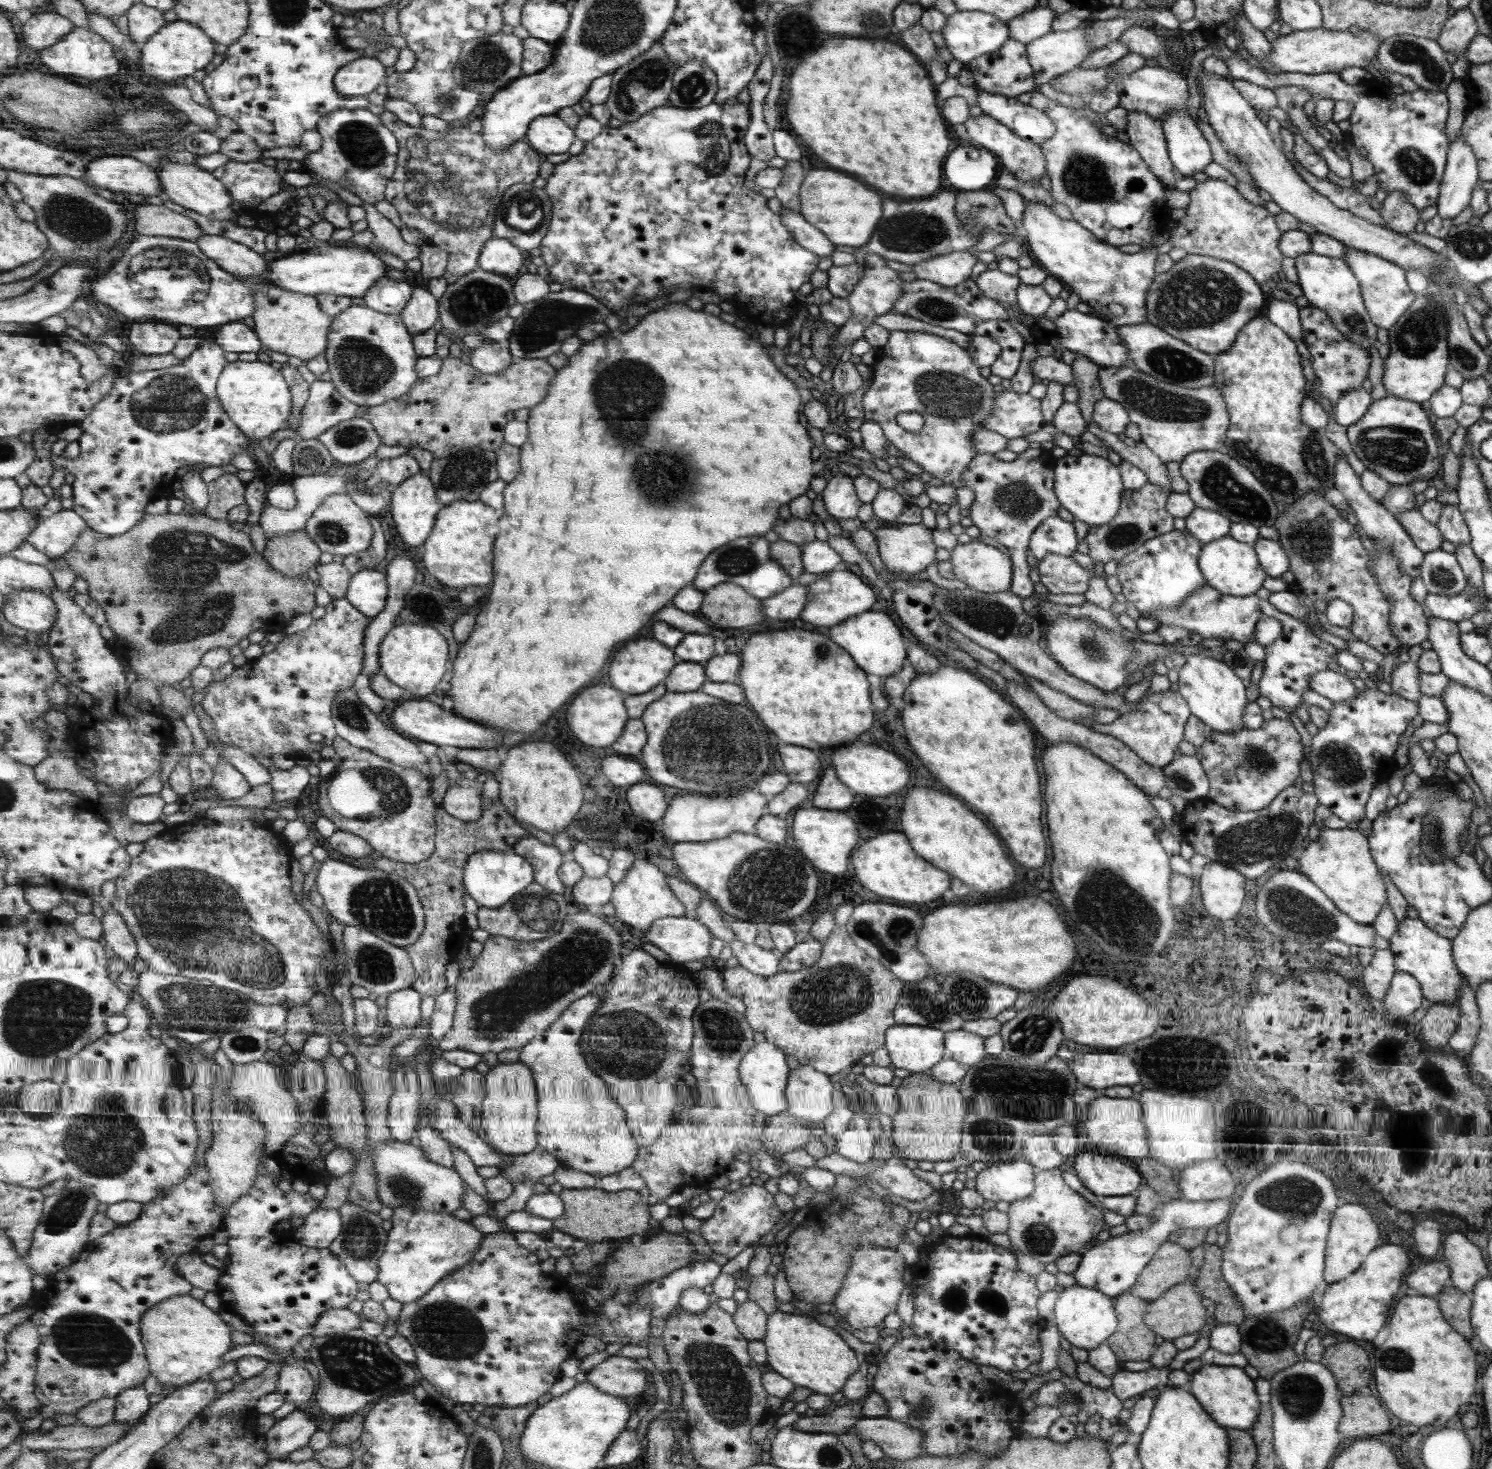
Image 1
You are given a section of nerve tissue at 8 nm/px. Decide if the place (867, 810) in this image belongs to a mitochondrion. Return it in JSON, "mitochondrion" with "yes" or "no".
{"mitochondrion":"no"}

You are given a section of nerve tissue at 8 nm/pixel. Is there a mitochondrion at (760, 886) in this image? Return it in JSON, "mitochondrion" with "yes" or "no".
{"mitochondrion":"yes"}

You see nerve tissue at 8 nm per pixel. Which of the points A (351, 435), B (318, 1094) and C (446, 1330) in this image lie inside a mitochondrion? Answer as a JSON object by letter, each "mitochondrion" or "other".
{"A":"mitochondrion","B":"other","C":"mitochondrion"}

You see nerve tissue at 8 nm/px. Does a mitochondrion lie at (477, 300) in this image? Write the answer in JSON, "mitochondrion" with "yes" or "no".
{"mitochondrion":"yes"}

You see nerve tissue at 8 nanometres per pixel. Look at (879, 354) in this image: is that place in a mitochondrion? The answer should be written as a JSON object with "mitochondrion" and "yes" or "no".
{"mitochondrion":"no"}

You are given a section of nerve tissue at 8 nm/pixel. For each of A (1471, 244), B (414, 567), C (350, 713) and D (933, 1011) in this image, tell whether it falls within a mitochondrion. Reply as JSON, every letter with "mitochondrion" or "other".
{"A":"mitochondrion","B":"other","C":"mitochondrion","D":"mitochondrion"}

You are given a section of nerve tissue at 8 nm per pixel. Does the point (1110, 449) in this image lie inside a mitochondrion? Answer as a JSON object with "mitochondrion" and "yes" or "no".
{"mitochondrion":"no"}

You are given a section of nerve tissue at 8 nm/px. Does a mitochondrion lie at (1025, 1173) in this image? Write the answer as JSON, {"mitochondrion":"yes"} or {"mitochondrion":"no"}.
{"mitochondrion":"no"}

